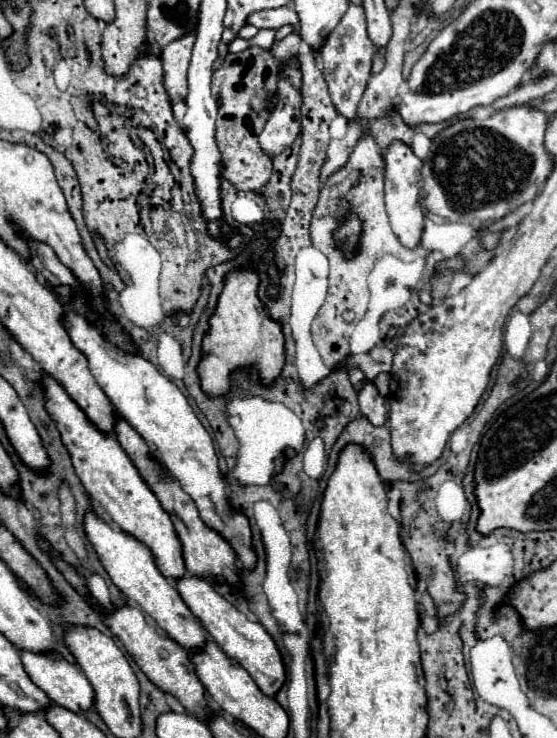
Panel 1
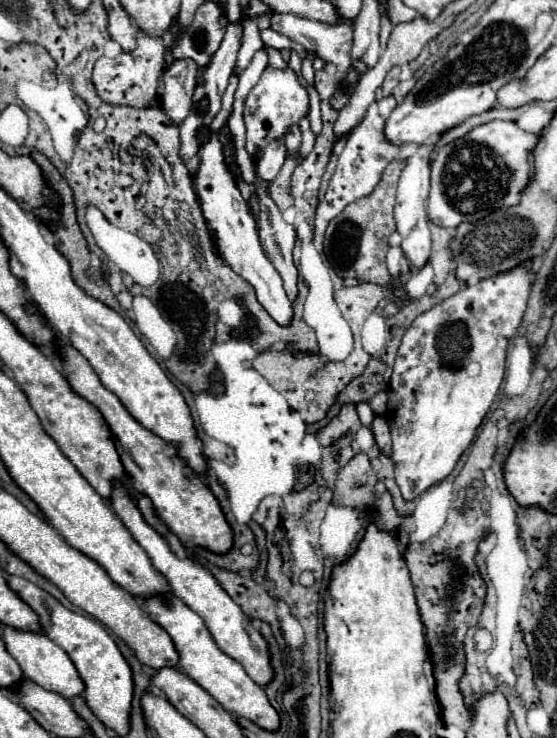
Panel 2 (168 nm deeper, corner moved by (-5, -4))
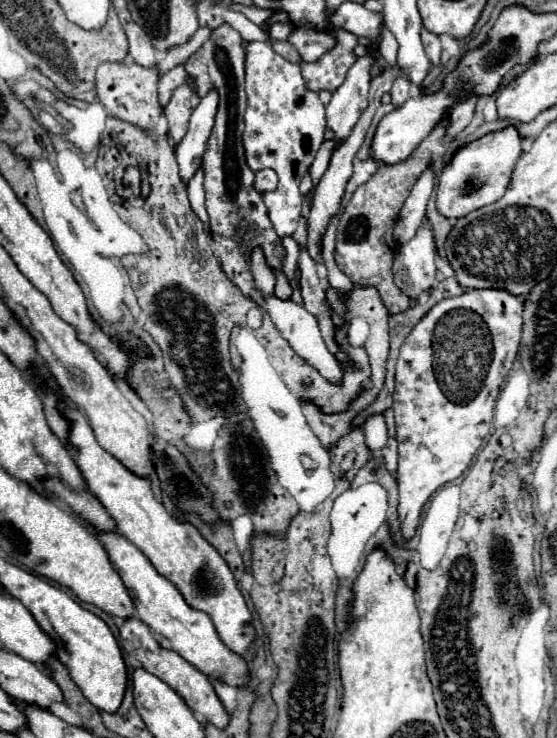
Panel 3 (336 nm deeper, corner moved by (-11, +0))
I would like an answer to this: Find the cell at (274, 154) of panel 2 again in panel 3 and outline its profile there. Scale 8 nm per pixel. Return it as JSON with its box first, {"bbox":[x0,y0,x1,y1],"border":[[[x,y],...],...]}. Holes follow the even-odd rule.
{"bbox":[254,169,278,193],"border":[[[264,169],[264,171],[258,171],[258,173],[256,173],[254,187],[256,187],[260,193],[264,193],[264,191],[272,191],[276,185],[278,185],[276,171],[272,171],[272,169]]]}

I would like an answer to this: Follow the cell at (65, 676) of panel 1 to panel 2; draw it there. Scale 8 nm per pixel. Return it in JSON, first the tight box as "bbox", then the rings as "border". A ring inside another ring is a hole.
{"bbox":[2,625,84,699],"border":[[[2,625],[2,641],[4,641],[8,653],[20,665],[22,673],[30,675],[30,679],[34,679],[34,683],[38,683],[40,687],[46,687],[48,691],[58,691],[66,699],[70,699],[70,695],[82,695],[84,683],[82,683],[74,663],[70,663],[70,657],[66,655],[66,651],[62,651],[44,633],[22,631],[22,629],[16,629],[10,625]]]}

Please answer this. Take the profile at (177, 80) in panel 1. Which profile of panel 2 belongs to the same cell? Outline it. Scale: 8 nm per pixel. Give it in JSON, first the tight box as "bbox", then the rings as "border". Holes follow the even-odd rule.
{"bbox":[162,59,198,125],"border":[[[190,59],[174,61],[172,67],[164,73],[164,95],[162,109],[174,125],[180,125],[190,113],[190,99],[196,85],[198,67]]]}

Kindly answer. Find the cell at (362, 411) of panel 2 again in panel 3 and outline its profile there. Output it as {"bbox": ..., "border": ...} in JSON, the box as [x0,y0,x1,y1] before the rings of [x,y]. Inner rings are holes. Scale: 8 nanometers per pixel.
{"bbox":[364,415,388,451],"border":[[[370,415],[364,423],[364,435],[366,435],[366,445],[376,451],[376,449],[382,449],[386,439],[388,439],[388,433],[386,433],[386,423],[384,423],[384,417],[382,415]]]}

